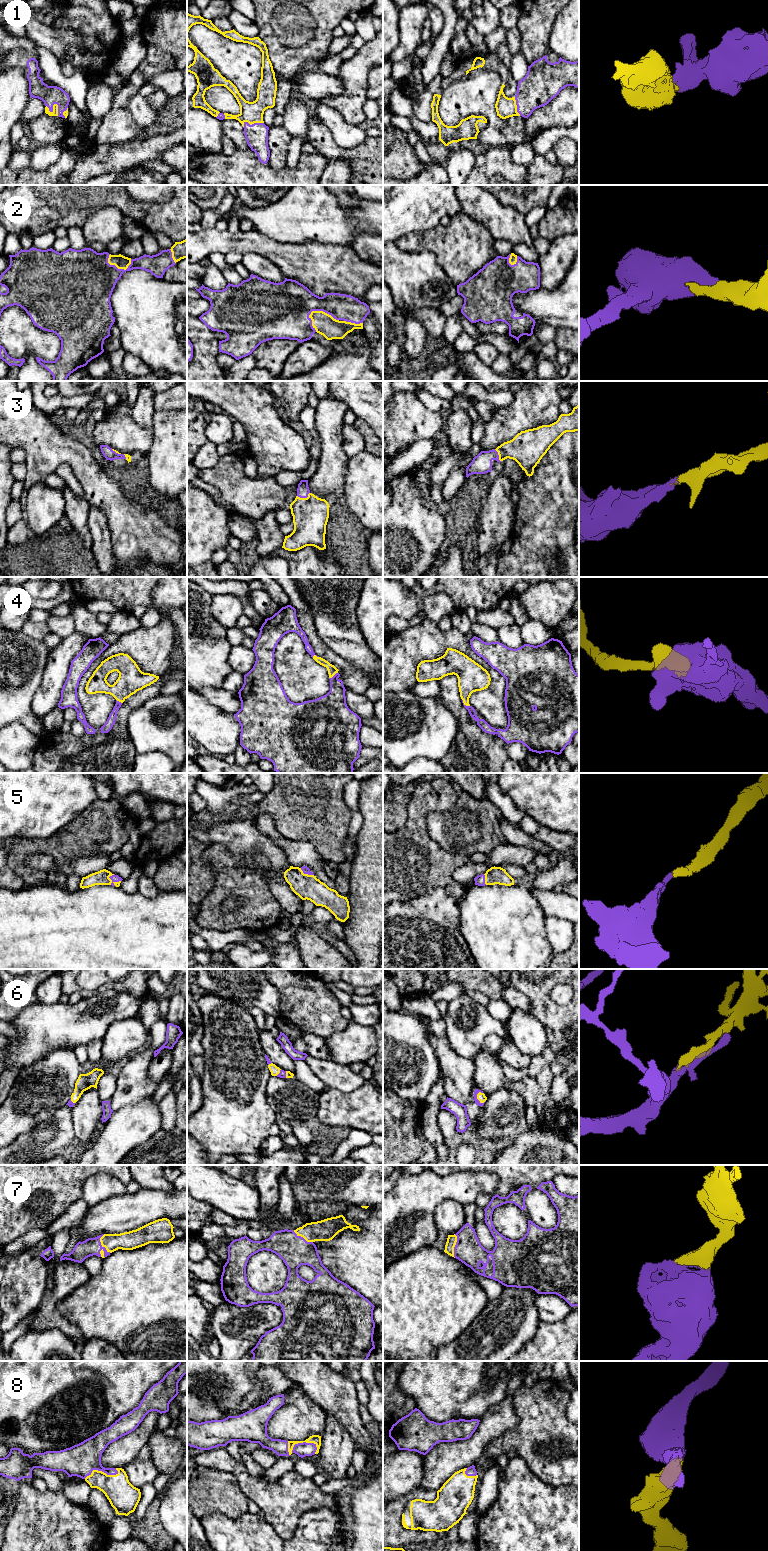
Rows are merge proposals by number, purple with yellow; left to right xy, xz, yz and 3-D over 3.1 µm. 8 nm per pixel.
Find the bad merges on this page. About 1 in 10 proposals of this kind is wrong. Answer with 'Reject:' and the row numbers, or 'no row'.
Reject: no row

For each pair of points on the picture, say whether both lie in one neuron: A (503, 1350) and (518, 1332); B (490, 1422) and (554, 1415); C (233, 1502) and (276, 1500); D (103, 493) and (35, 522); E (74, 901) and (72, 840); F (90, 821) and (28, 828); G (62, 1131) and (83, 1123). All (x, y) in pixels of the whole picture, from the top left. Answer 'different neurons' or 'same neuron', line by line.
A: same neuron
B: different neurons
C: different neurons
D: different neurons
E: different neurons
F: different neurons
G: different neurons

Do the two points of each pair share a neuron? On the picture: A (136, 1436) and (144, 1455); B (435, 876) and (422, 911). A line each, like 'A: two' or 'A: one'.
A: two
B: two

